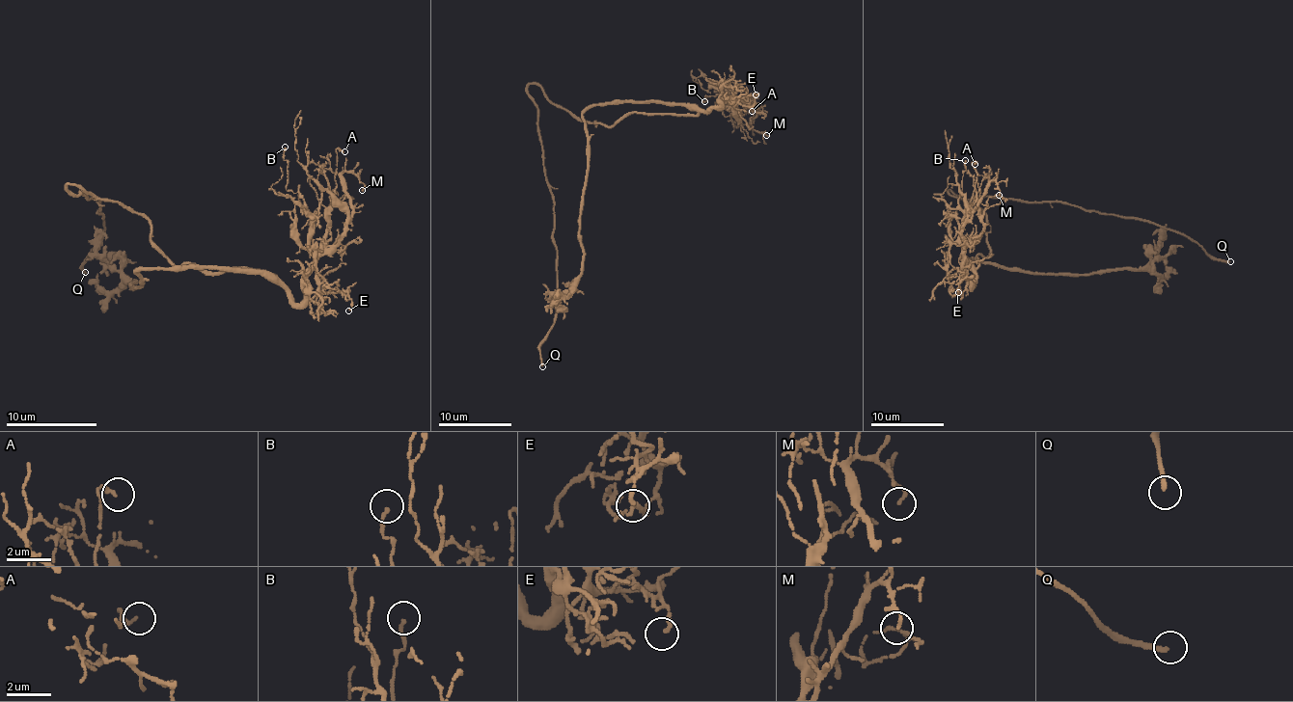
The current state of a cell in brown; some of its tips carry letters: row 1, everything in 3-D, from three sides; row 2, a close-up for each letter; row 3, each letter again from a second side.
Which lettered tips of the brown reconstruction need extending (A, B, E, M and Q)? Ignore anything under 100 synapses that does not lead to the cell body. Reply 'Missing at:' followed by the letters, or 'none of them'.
Missing at: Q

